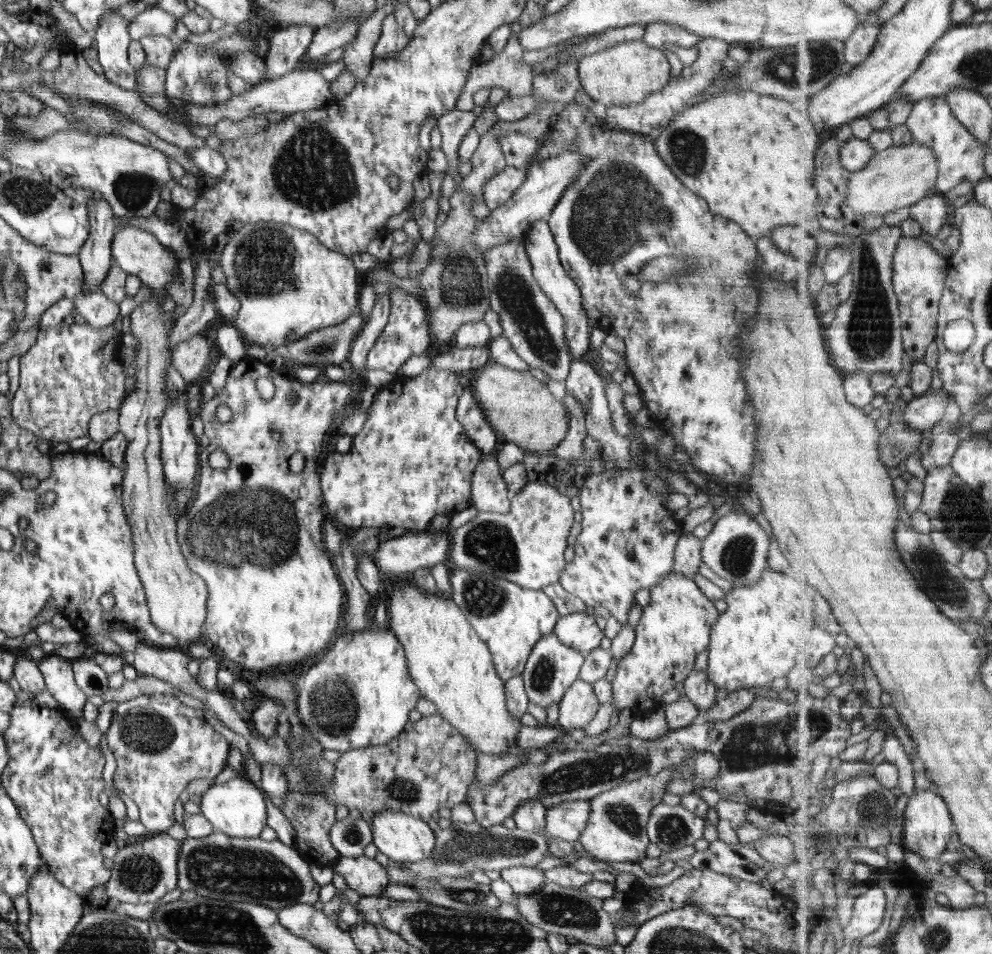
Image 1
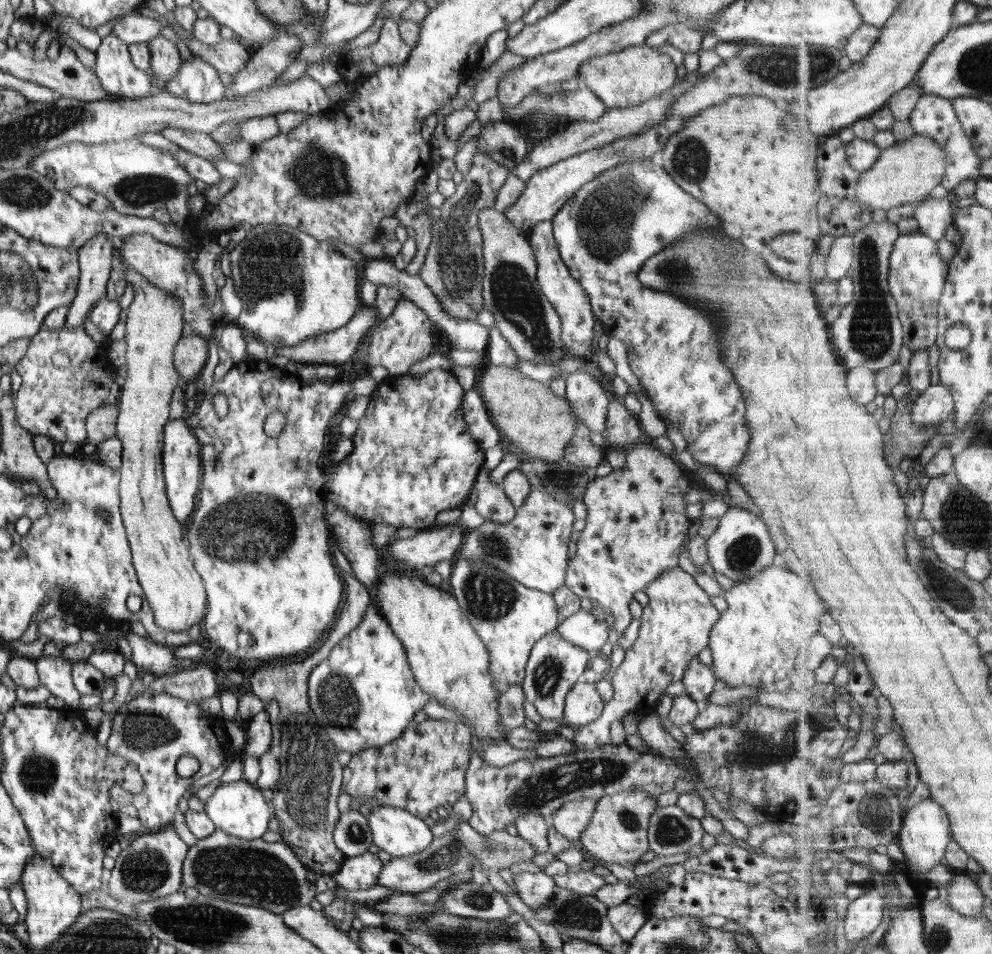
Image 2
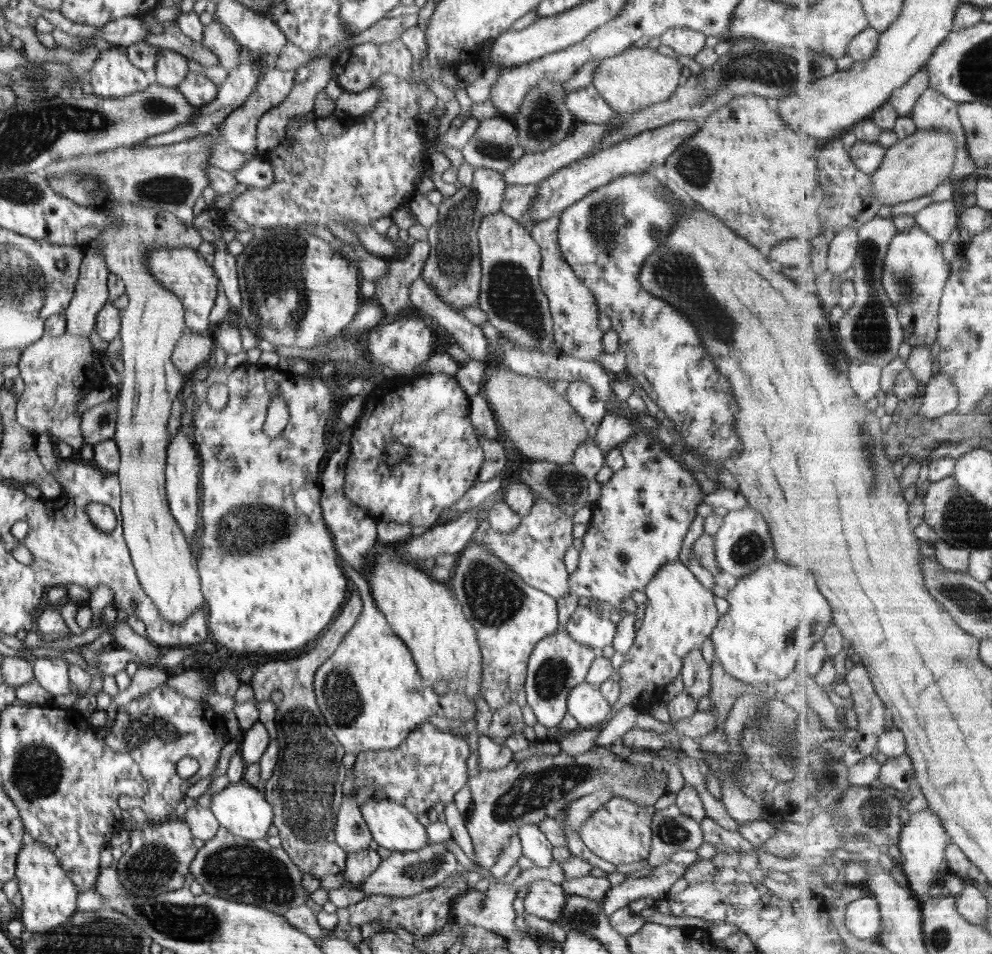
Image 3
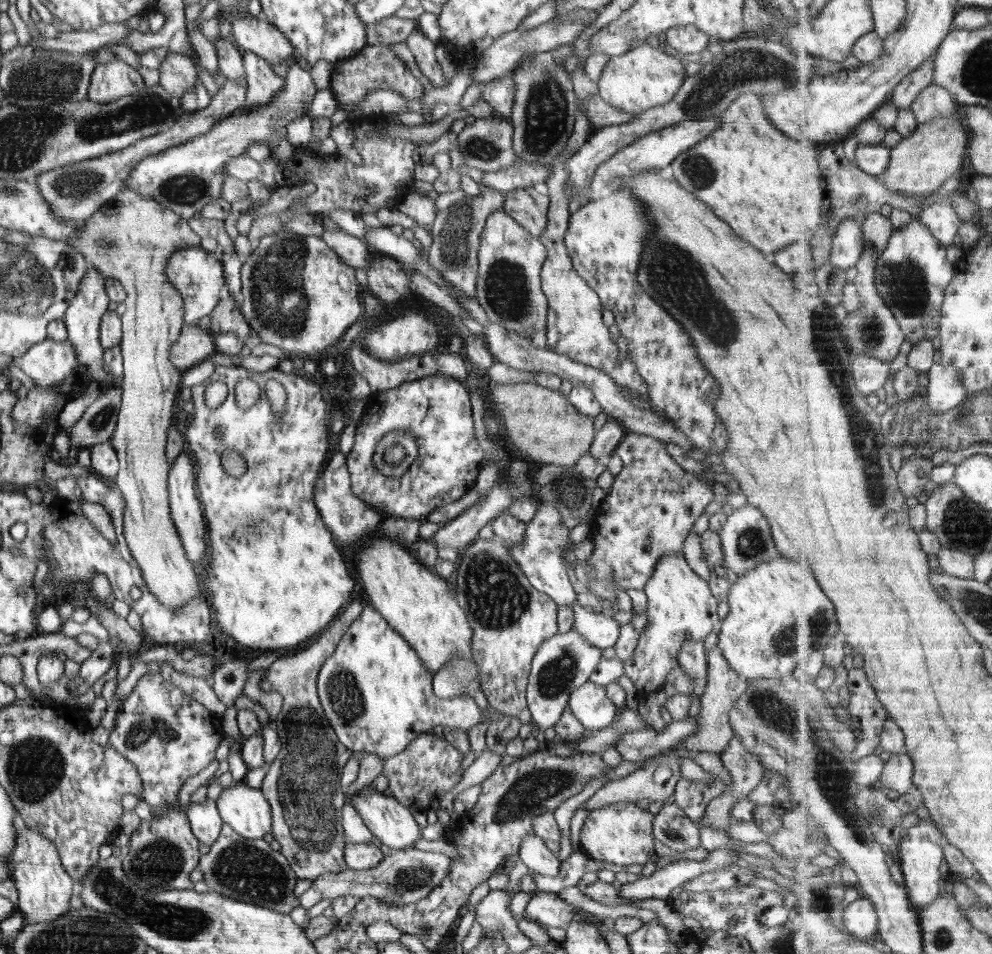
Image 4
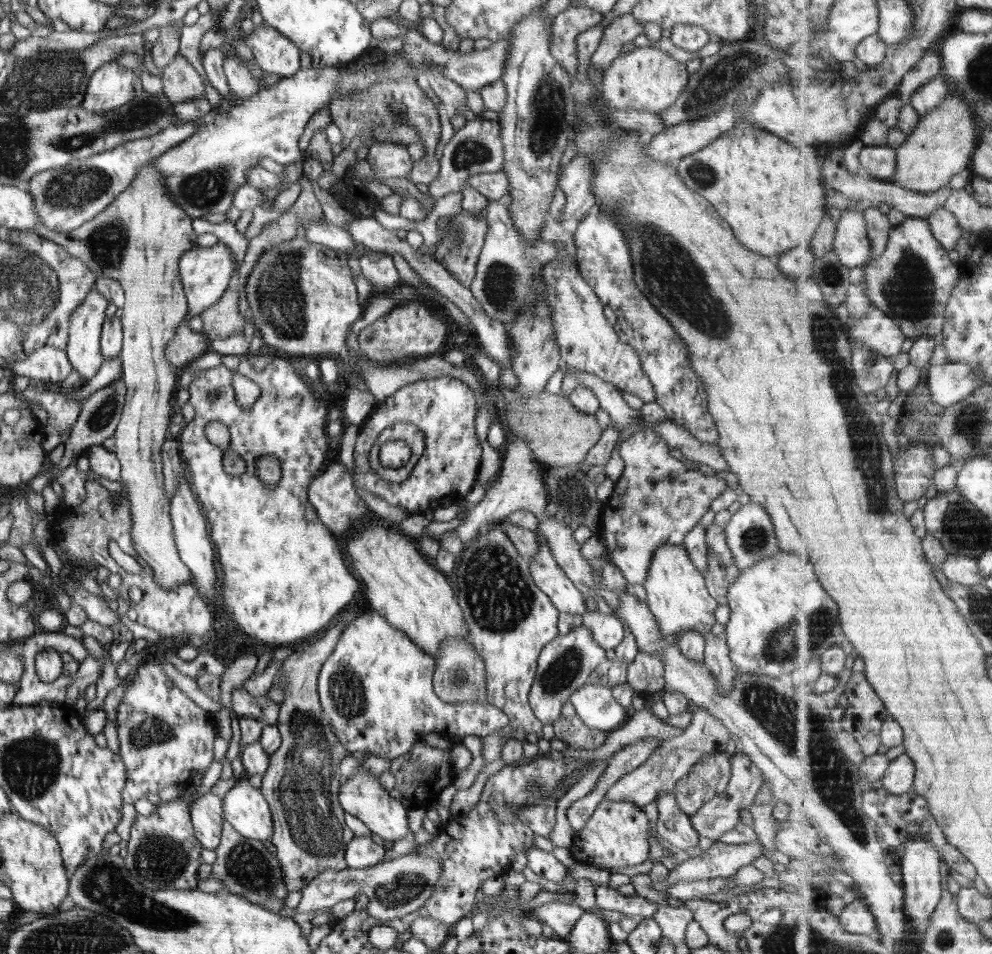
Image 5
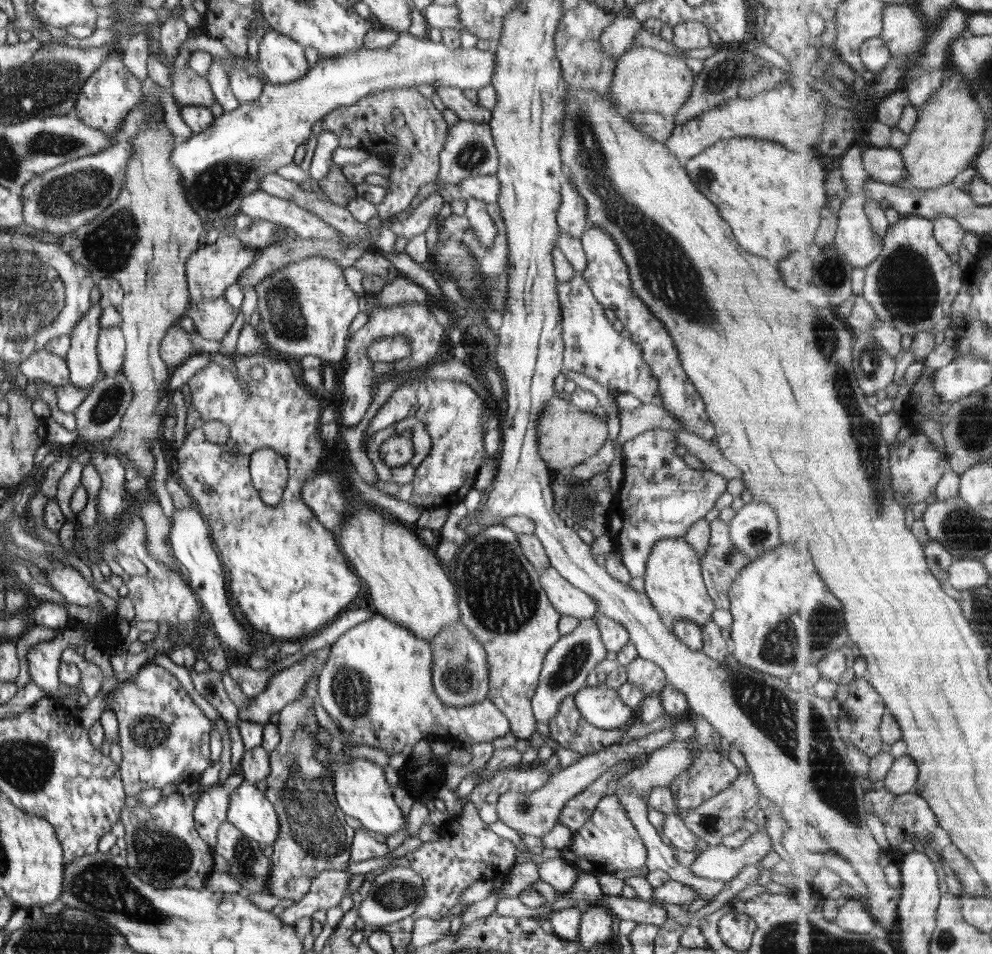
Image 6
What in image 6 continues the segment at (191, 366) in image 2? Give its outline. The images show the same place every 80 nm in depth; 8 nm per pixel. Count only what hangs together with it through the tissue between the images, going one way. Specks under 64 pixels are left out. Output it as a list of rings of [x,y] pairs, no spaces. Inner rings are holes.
[[[179,324],[171,326],[164,335],[160,347],[160,356],[164,362],[174,369],[193,356],[193,343],[190,334]]]

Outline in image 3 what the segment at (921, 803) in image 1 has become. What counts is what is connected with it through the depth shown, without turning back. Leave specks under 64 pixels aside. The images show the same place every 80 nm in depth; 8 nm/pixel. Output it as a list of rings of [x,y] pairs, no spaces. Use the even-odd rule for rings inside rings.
[[[932,806],[914,813],[904,828],[902,842],[898,845],[904,856],[902,860],[904,871],[910,881],[910,887],[924,902],[939,891],[938,878],[948,861],[948,847],[954,839],[948,828],[944,826],[944,819]]]

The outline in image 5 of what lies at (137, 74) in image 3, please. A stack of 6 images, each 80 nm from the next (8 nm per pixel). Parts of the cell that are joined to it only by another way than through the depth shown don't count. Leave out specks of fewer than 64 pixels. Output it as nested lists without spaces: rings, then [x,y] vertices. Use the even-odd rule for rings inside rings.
[[[108,62],[106,65],[100,66],[100,69],[96,70],[89,80],[81,106],[90,114],[104,116],[106,112],[118,110],[118,107],[132,102],[132,98],[136,98],[141,90],[141,79],[132,70],[119,66],[117,62]]]

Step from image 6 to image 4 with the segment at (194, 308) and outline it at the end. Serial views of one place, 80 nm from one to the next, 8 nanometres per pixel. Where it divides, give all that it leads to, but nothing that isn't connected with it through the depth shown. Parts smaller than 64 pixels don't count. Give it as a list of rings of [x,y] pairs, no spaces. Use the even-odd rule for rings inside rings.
[[[225,292],[210,315],[212,319],[208,331],[212,337],[220,333],[232,332],[242,335],[244,339],[248,338],[251,329],[241,313],[240,303],[237,303],[237,299],[232,294]]]

